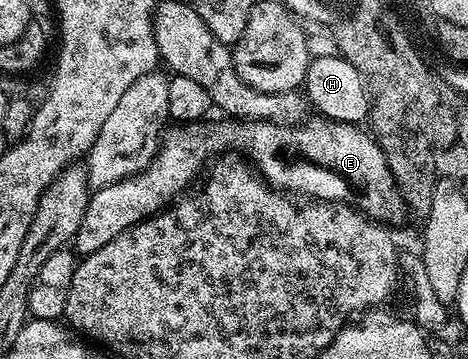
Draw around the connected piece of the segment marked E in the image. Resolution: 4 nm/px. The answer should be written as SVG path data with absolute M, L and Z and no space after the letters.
M228 117L218 120L218 123L202 121L170 126L147 169L115 185L94 190L89 197L87 213L83 213L83 225L77 230L76 254L84 257L95 253L128 227L165 210L197 174L202 174L210 160L226 153L240 153L270 187L282 193L298 191L305 195L301 197L326 203L352 200L361 214L386 225L399 218L401 211L403 215L401 192L393 181L385 150L364 126L324 117L309 117L294 124L251 123Z

